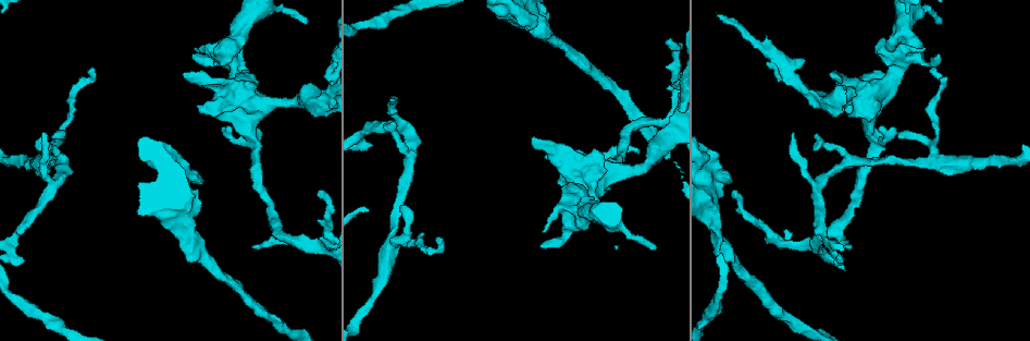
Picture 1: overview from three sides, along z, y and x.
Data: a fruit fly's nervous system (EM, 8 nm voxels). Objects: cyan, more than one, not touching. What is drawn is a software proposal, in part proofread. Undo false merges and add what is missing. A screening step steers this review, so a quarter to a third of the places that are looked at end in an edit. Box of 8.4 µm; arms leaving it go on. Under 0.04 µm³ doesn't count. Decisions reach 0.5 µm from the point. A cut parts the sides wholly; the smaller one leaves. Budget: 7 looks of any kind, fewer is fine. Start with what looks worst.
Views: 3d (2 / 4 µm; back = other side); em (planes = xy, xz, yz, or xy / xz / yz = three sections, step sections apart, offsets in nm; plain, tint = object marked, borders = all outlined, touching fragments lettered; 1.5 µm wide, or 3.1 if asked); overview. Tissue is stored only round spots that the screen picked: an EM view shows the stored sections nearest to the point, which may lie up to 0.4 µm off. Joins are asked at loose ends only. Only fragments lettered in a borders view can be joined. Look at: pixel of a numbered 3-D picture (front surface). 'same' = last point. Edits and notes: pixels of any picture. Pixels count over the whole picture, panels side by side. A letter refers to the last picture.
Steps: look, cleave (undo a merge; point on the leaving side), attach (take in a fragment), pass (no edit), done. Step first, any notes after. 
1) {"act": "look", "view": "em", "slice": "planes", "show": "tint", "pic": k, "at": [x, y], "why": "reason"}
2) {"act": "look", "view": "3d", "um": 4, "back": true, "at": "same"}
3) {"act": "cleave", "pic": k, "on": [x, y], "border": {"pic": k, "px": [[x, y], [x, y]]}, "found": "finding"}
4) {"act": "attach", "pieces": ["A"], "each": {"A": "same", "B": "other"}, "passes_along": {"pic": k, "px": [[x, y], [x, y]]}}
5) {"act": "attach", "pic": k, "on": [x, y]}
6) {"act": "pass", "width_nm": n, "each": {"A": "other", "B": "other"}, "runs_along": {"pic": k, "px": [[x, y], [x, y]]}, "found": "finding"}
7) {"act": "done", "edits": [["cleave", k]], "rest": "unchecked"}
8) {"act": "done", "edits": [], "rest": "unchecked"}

{"act": "look", "view": "em", "slice": "yz", "step": 4, "show": "borders", "pic": 1, "at": [370, 144], "why": "free end"}

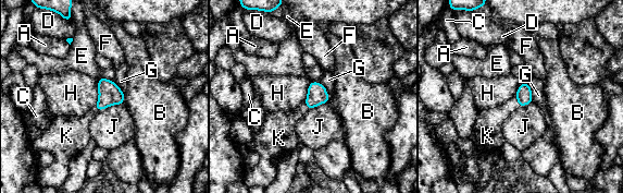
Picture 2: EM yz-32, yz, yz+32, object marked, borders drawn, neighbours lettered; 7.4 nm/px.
{"act": "look", "view": "em", "slice": "planes", "show": "borders", "at": "same"}

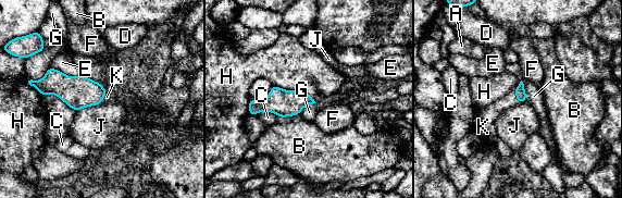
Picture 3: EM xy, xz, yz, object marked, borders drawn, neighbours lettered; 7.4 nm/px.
{"act": "attach", "pieces": ["K"], "each": {"A": "other", "B": "other", "C": "other", "D": "other", "E": "other", "F": "other", "G": "other", "H": "other", "J": "other", "K": "same"}, "passes_along": {"pic": 3, "px": [[282, 102], [309, 95], [311, 88]]}, "found": "it goes on there"}

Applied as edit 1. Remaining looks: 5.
{"act": "look", "view": "3d", "um": 2, "pic": 1, "at": [319, 191], "why": "thin end"}

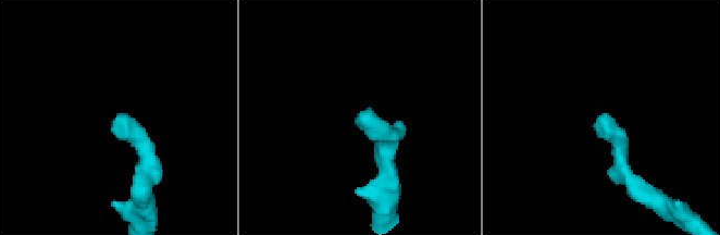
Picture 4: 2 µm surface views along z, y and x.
{"act": "look", "view": "em", "slice": "yz", "step": 4, "show": "borders", "pic": 4, "at": [602, 113], "why": "need the tissue"}

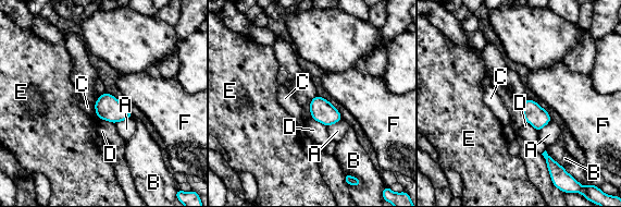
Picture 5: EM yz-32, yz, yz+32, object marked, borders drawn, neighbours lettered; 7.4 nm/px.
{"act": "look", "view": "em", "slice": "planes", "show": "borders", "at": "same", "why": "another direction"}

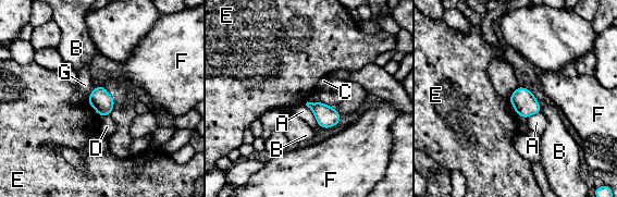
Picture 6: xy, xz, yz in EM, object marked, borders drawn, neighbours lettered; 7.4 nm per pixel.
{"act": "pass", "each": {"A": "other", "B": "other", "C": "other", "D": "other", "E": "other", "F": "other", "G": "other"}, "border": {"pic": 6, "px": [[94, 88], [87, 100]]}, "found": "no lettered fragment goes on from it"}

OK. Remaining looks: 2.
{"act": "look", "view": "em", "slice": "planes", "show": "borders", "pic": 1, "at": [548, 37], "why": "stops while still wide"}

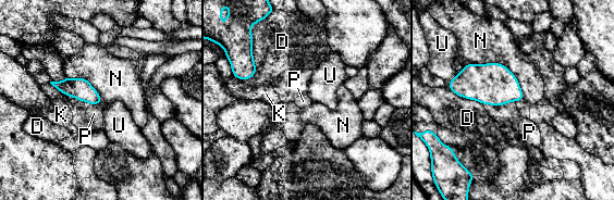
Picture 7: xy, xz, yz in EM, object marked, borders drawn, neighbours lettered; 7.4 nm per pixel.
{"act": "pass", "each": {"D": "other", "K": "other", "N": "other", "P": "other", "U": "other"}, "border": {"pic": 7, "px": [[458, 72], [502, 63], [524, 98]]}, "found": "no lettered fragment goes on from it"}

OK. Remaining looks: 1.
{"act": "done", "edits": [["attach", 3]], "rest": "unchecked"}

